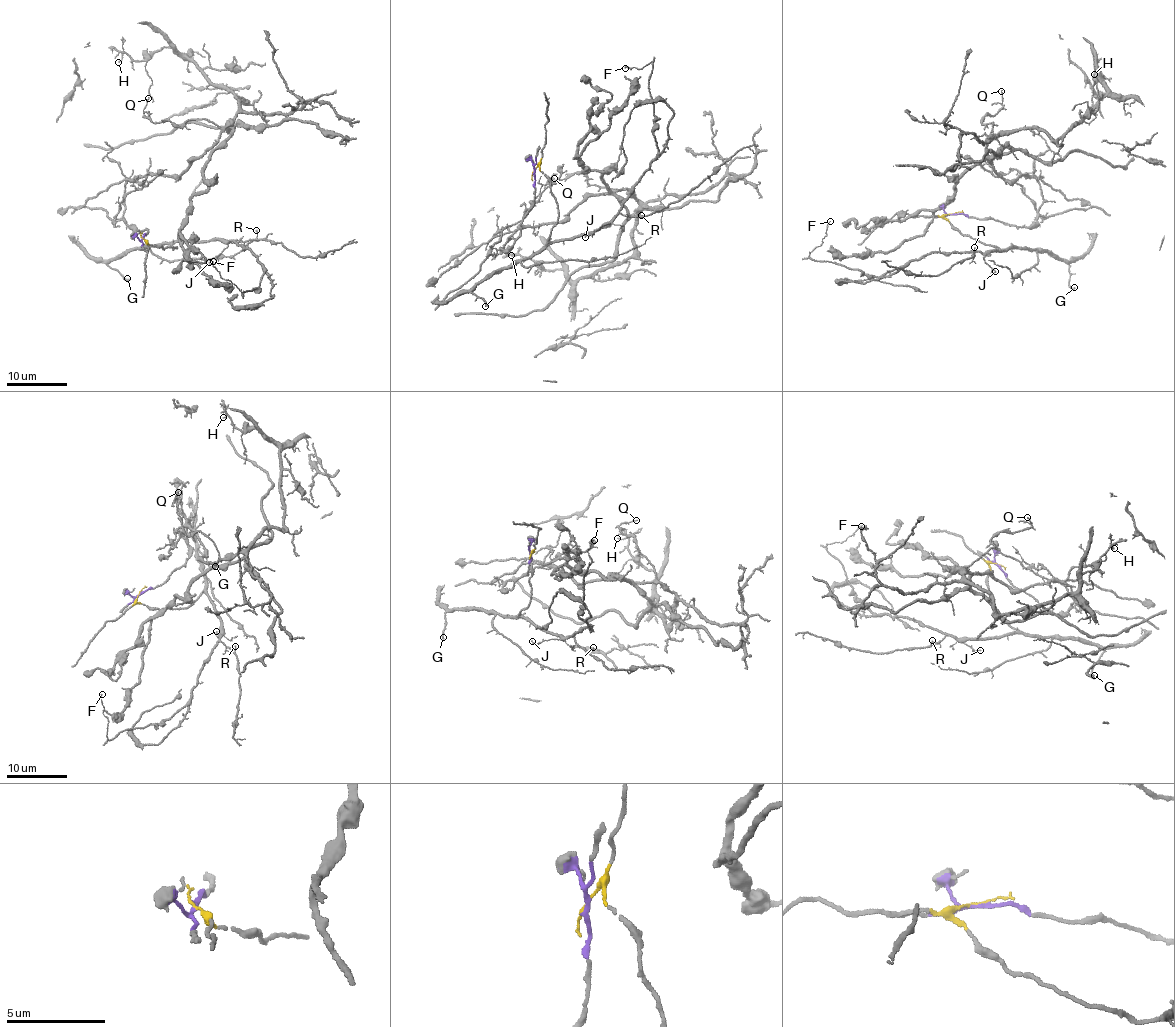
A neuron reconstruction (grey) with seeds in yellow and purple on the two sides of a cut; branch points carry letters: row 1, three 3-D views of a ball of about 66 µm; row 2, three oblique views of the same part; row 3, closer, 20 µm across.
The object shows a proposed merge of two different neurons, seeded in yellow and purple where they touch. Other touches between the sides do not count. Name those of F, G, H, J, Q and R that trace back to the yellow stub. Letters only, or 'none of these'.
F, G, J, R

